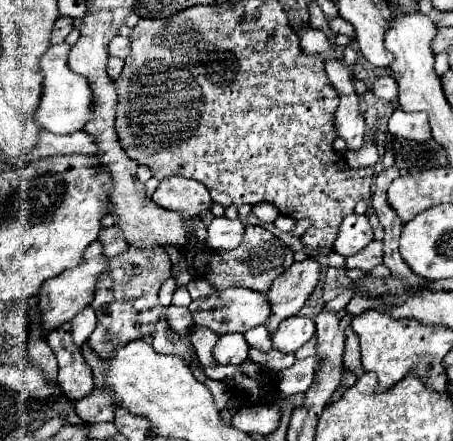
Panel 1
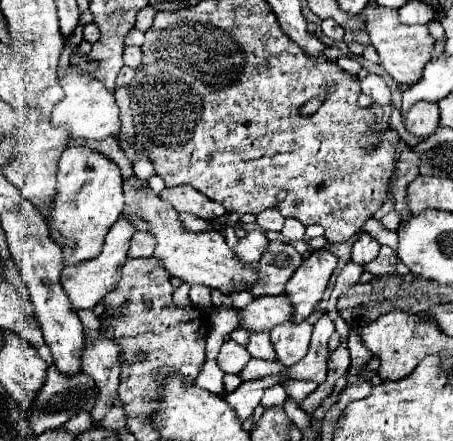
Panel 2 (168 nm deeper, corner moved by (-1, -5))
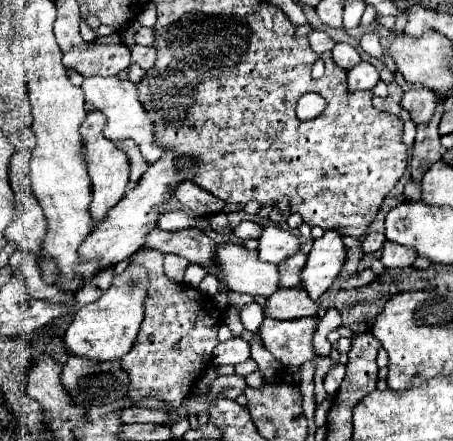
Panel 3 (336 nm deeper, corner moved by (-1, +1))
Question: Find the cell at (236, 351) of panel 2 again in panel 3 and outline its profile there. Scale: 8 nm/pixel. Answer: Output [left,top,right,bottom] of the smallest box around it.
[214,336,250,364]

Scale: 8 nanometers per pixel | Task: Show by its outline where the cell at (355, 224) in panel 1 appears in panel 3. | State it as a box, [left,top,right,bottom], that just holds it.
[362,234,386,254]

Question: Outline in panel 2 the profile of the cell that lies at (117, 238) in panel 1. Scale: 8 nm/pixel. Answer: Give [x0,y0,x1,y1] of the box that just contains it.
[128,232,154,258]

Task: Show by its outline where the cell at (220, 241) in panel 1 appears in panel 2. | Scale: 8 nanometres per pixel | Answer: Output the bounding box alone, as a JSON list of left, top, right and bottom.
[234,230,268,262]

